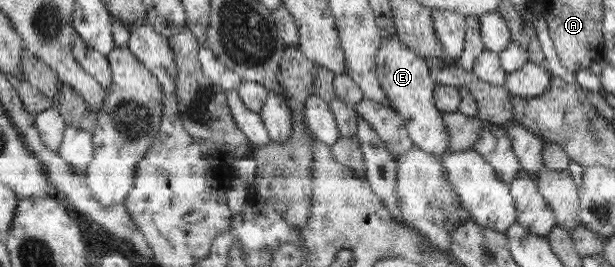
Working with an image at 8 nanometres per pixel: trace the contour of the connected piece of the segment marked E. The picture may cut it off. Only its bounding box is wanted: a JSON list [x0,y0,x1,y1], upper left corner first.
[375,34,449,154]

